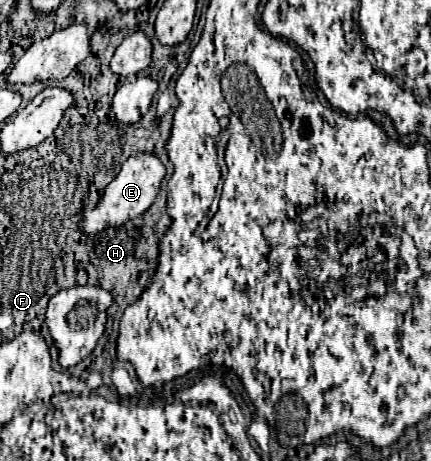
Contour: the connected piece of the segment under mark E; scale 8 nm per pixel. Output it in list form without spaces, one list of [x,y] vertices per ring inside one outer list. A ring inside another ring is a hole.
[[[143,154],[139,158],[127,158],[125,164],[121,166],[121,172],[109,182],[109,186],[105,188],[105,194],[101,194],[97,206],[93,210],[83,212],[79,228],[87,236],[97,236],[105,228],[123,226],[125,222],[143,214],[153,204],[163,176],[165,176],[165,166],[159,162],[159,158],[155,154]]]

